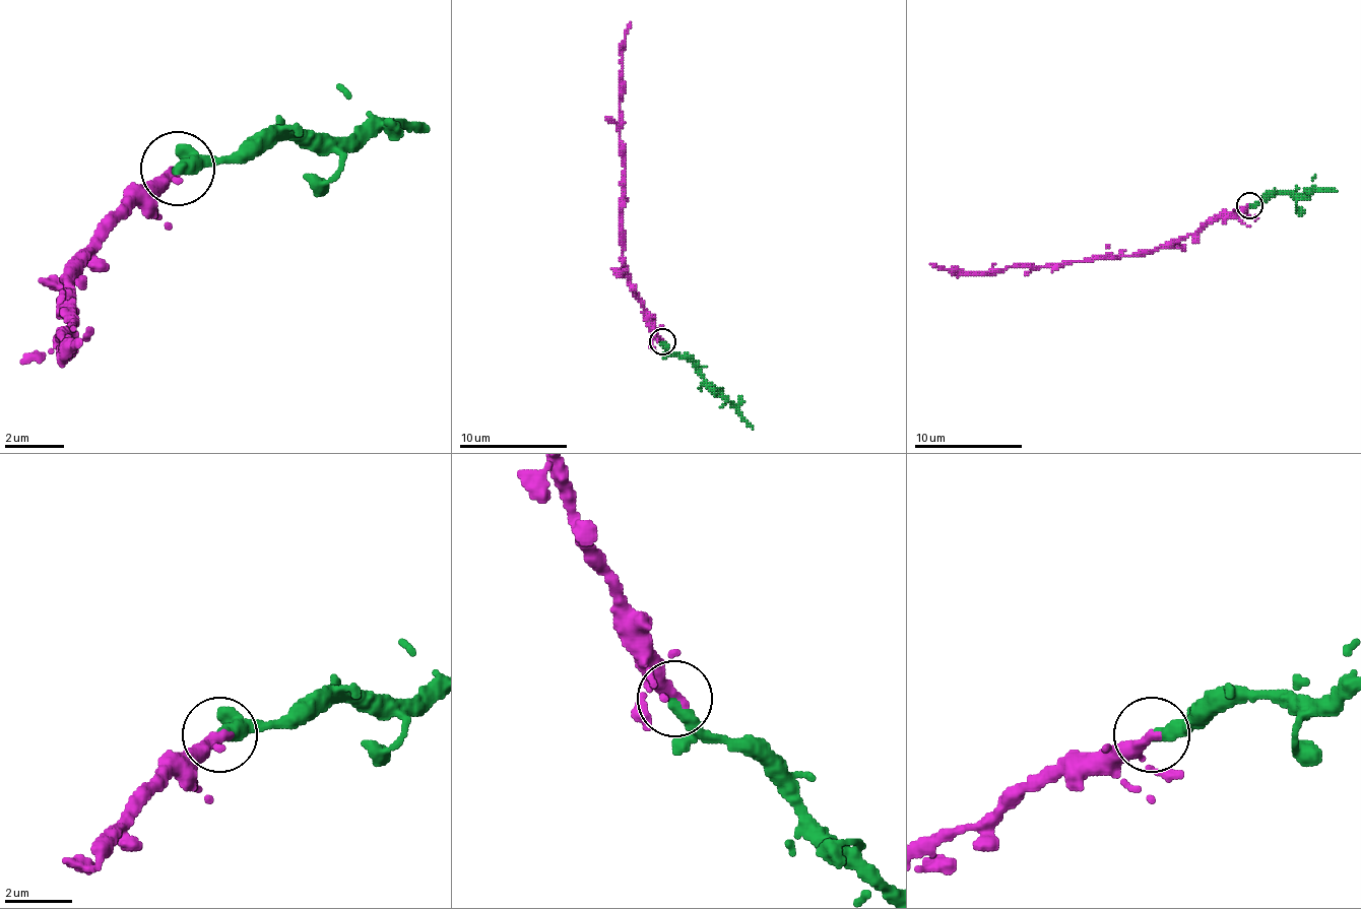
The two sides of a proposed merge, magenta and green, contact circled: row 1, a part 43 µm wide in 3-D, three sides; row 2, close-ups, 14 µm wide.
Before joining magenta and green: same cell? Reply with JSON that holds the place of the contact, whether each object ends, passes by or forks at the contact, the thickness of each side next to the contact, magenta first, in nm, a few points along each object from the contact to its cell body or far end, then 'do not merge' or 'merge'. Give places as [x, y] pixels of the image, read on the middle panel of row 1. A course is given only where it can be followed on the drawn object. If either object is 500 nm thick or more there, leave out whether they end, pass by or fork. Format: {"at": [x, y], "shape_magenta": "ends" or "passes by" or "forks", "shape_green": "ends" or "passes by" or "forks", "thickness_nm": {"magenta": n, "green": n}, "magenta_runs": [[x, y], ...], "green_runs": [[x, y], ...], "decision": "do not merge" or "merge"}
{"at": [662, 341], "shape_magenta": "passes by", "shape_green": "ends", "thickness_nm": {"magenta": 280, "green": 400}, "magenta_runs": [[663, 342], [644, 302], [628, 279], [623, 245], [623, 42], [631, 22]], "green_runs": [[663, 342], [688, 359], [753, 429]], "decision": "merge"}

